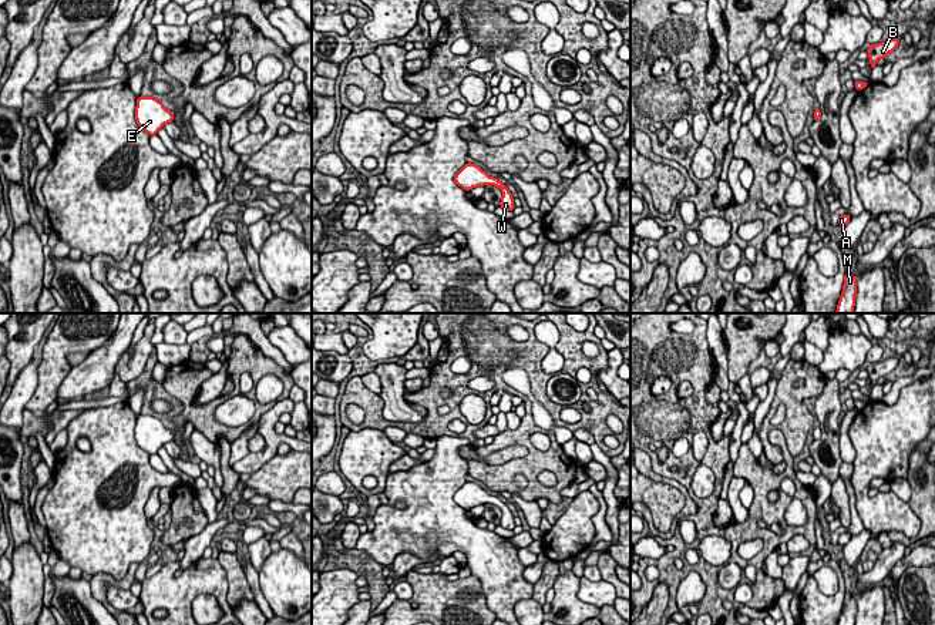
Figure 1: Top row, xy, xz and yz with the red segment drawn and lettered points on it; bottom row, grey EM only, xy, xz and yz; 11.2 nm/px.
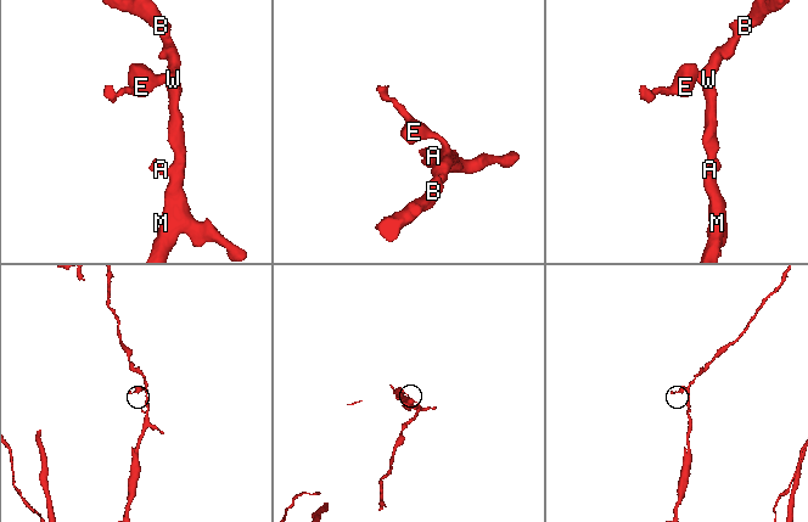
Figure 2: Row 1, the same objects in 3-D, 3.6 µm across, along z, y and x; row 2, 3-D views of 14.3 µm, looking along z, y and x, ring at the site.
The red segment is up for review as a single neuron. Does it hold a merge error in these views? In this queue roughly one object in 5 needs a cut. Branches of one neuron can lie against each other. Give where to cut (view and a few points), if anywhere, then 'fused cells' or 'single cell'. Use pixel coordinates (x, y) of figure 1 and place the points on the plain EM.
no cut; single cell

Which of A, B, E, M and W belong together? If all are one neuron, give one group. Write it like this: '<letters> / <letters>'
A B E M W

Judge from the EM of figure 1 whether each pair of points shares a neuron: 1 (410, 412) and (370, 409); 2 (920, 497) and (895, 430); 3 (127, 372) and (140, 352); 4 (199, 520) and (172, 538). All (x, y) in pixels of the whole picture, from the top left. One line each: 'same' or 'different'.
1: different
2: different
3: same
4: same

